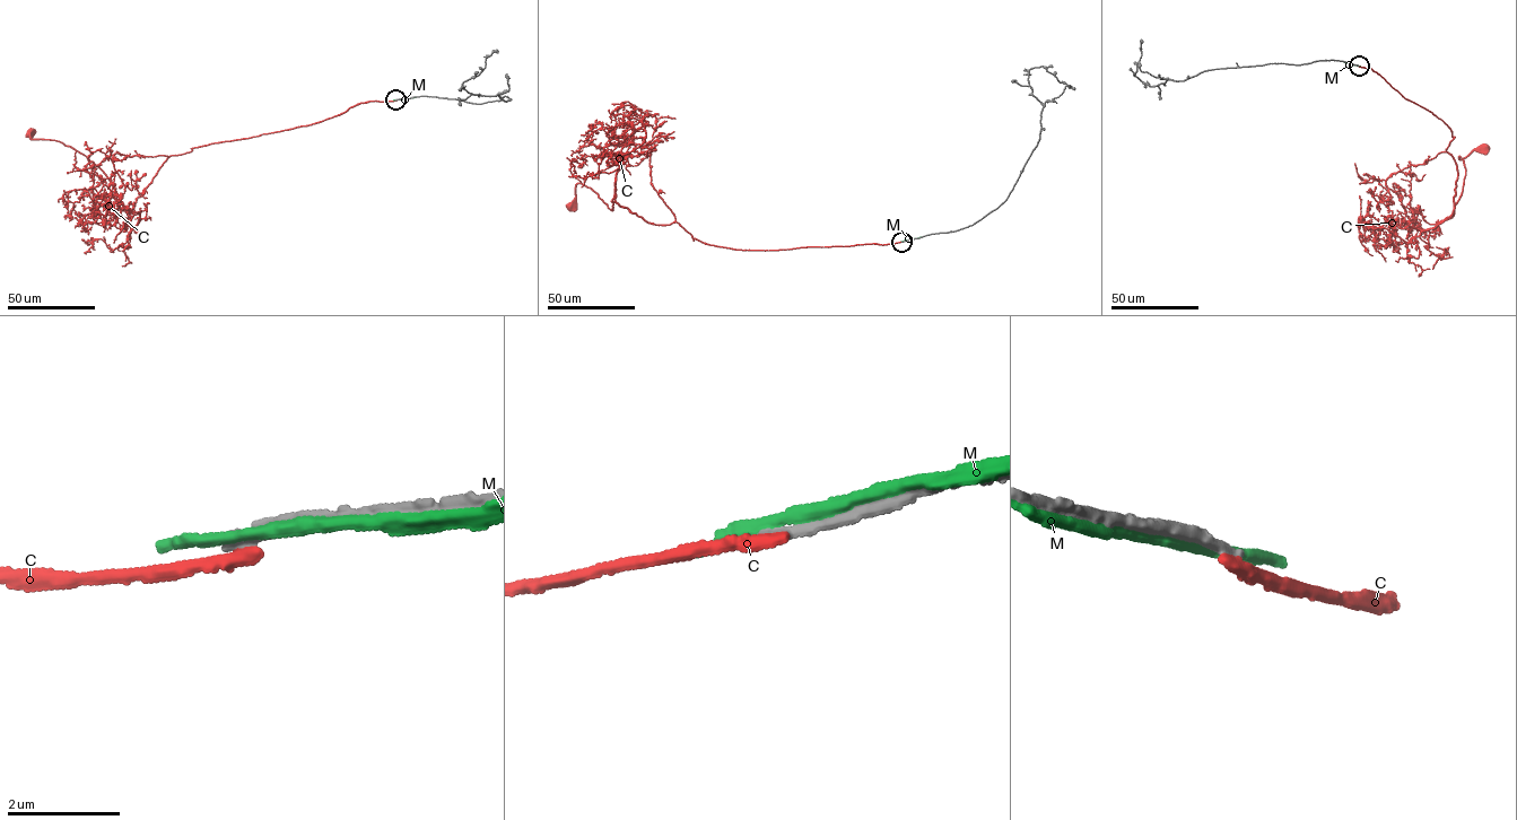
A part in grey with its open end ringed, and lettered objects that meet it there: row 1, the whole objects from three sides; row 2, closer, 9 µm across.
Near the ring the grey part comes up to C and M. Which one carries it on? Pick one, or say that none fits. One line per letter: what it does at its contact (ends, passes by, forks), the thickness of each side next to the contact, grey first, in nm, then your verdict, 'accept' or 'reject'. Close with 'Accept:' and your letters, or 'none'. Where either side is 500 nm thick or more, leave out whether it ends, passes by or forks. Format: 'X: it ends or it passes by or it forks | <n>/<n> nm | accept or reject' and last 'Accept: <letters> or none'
C: it ends | 240/280 nm | reject
M: it passes by | 260/240 nm | reject
Accept: none

